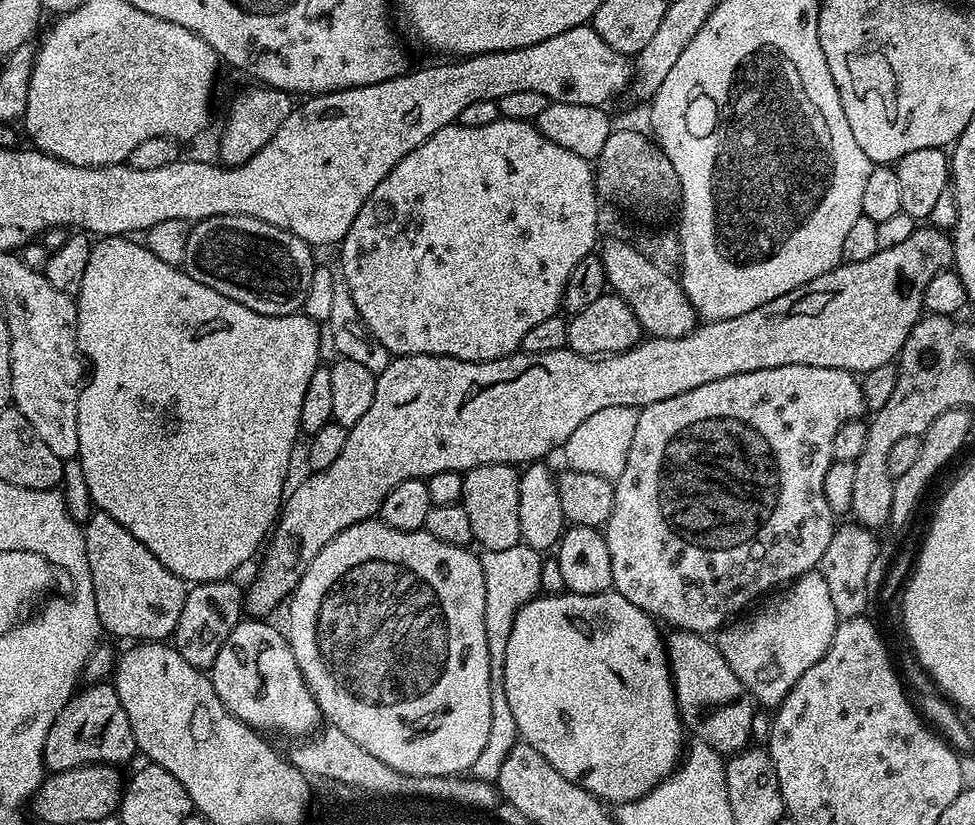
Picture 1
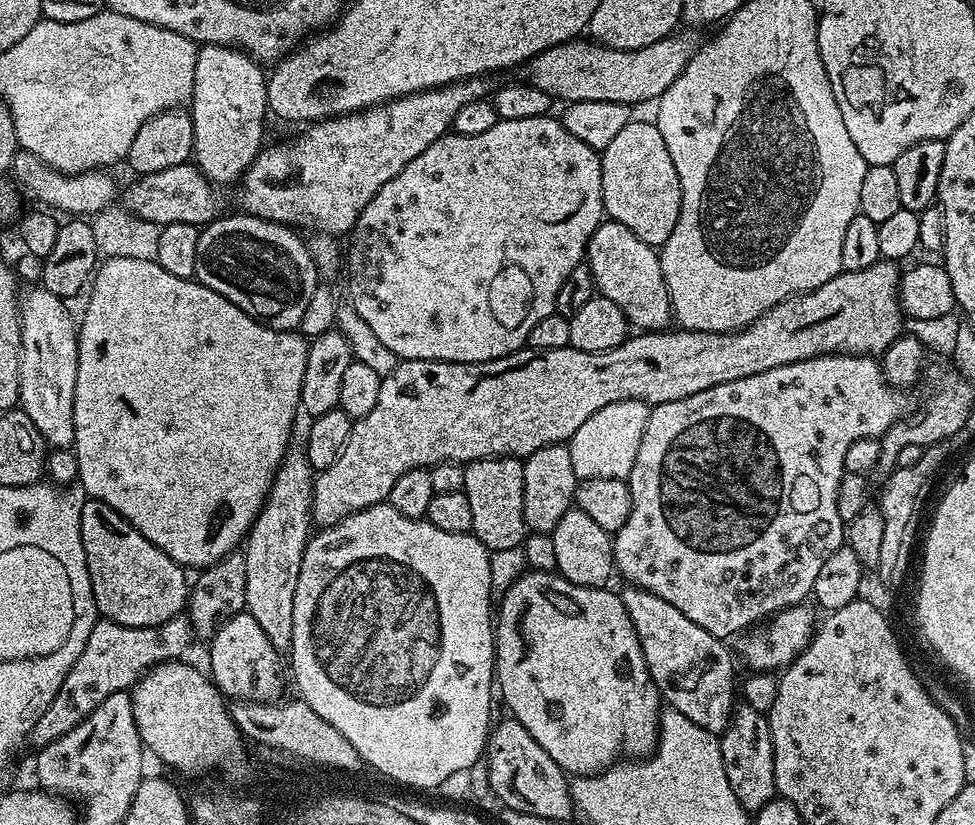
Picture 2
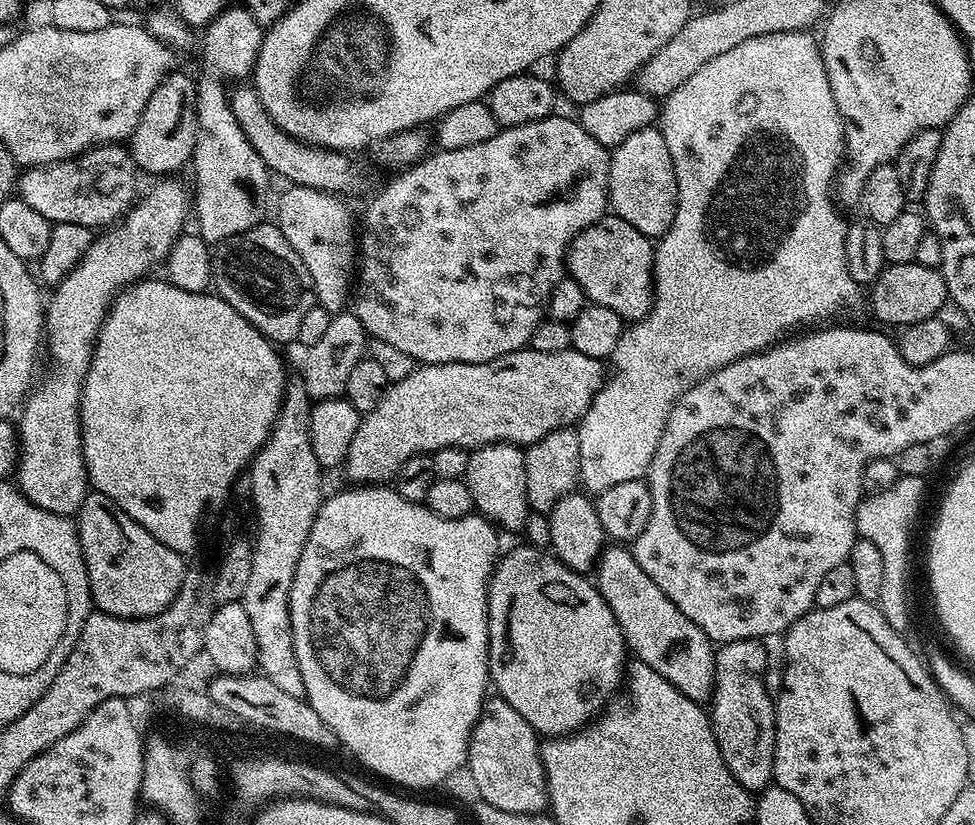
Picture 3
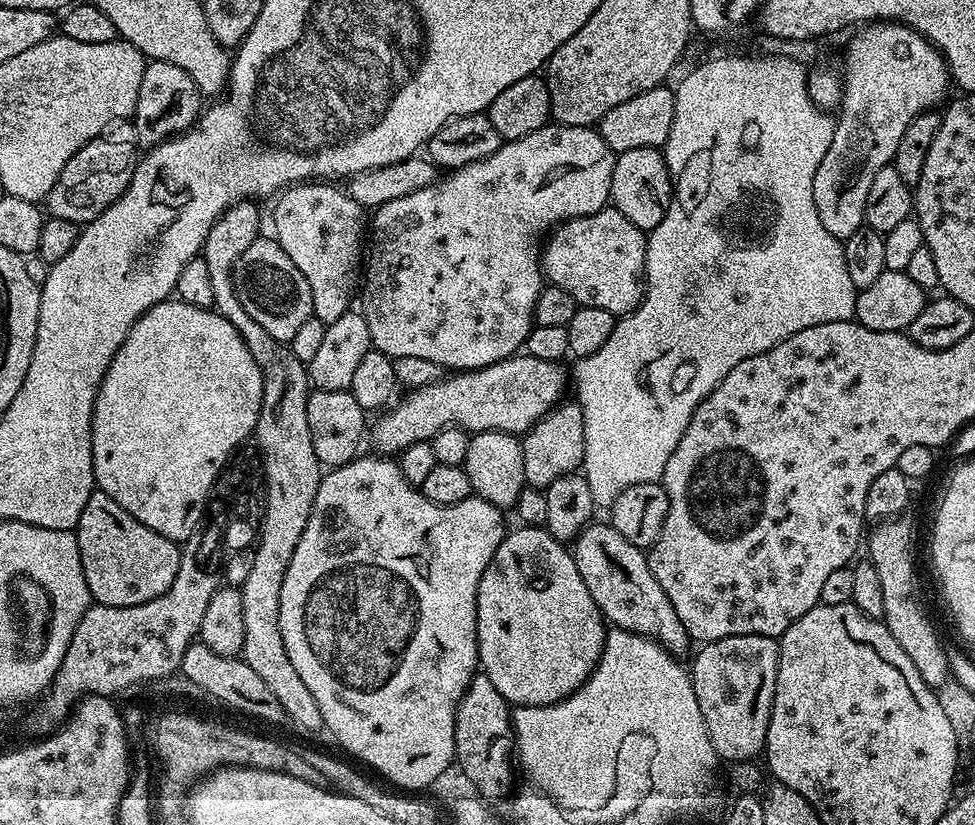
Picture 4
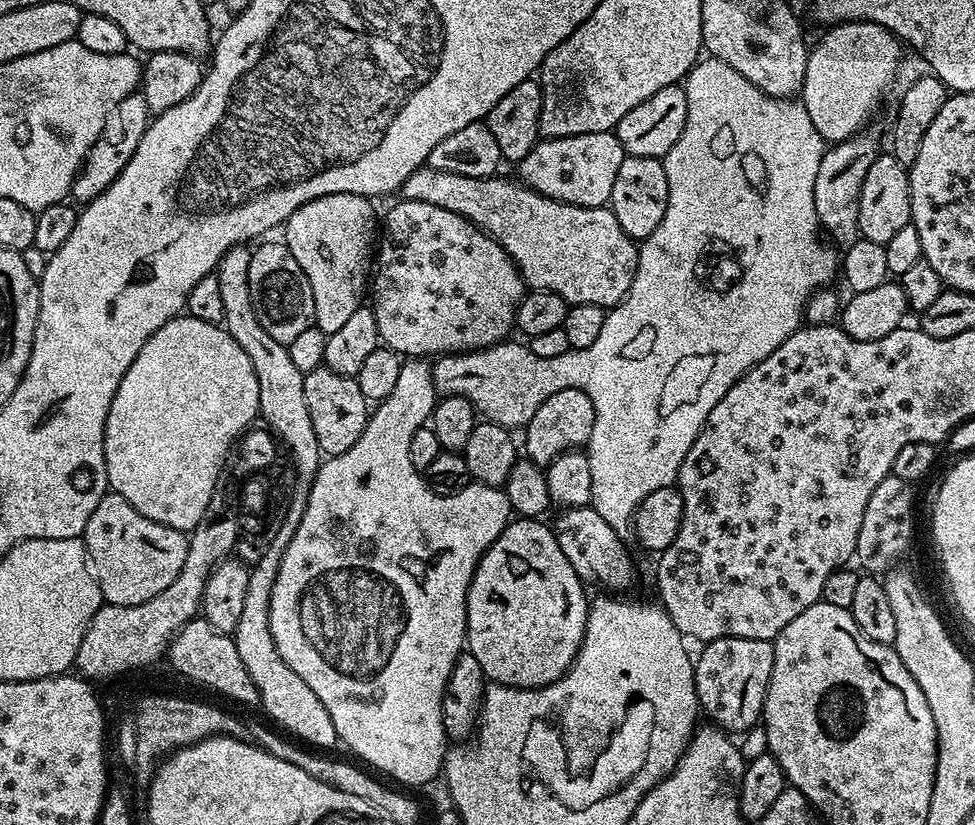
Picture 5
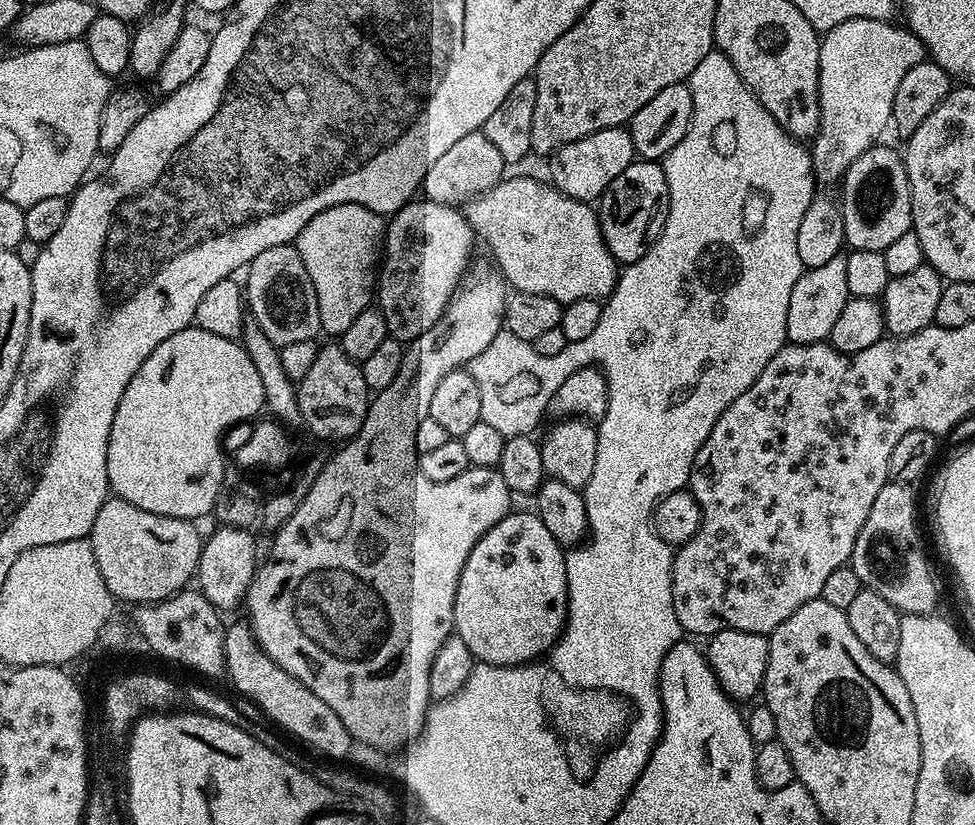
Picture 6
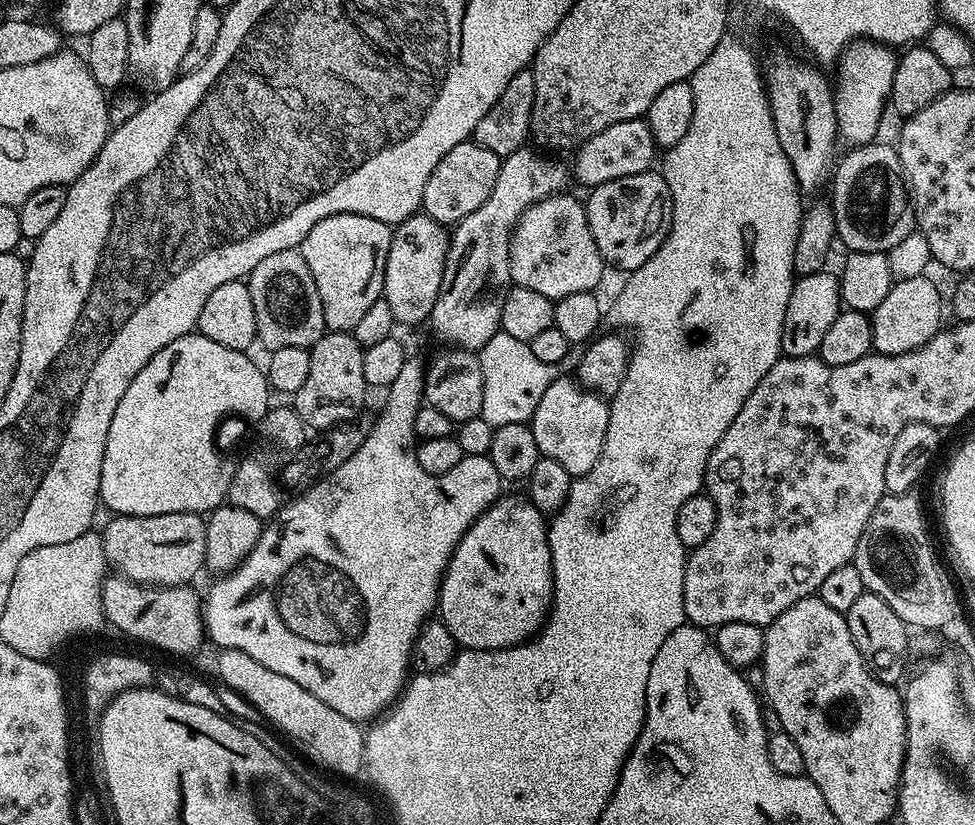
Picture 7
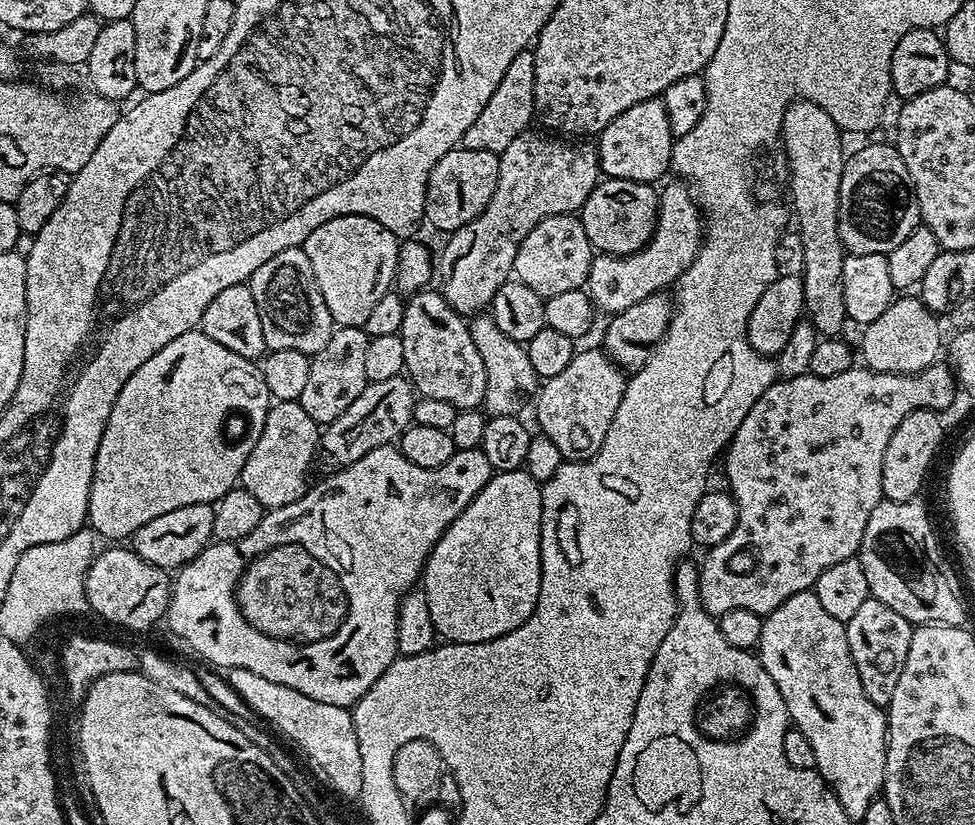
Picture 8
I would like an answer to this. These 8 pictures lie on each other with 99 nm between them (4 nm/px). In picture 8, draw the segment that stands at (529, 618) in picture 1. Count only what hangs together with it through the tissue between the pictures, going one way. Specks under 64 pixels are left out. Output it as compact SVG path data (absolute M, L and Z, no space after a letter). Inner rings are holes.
M523 468L513 472L496 472L478 490L478 494L454 518L454 522L442 534L442 538L428 555L422 573L422 591L426 594L426 606L430 606L430 618L436 627L437 637L453 644L481 644L490 642L510 630L518 630L538 602L542 582L542 484Z

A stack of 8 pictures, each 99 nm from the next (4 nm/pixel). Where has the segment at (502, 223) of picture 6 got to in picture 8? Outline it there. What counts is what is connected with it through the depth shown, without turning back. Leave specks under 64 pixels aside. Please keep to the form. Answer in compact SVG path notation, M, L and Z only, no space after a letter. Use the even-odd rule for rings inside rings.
M558 214L542 218L518 246L512 271L515 279L520 280L530 290L545 298L554 294L563 294L566 290L578 290L588 283L590 266L594 259L594 249L579 215Z

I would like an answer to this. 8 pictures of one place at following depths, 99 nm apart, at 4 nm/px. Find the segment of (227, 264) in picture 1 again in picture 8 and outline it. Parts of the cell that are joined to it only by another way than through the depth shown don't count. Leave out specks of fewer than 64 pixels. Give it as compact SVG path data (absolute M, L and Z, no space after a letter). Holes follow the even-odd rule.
M303 247L282 250L282 254L274 254L270 262L262 262L258 270L254 270L250 281L254 294L254 302L258 302L258 318L262 318L262 334L266 338L268 350L302 350L312 357L322 350L326 342L330 342L334 325L330 310L326 310L326 298L322 298L322 290L318 290L318 278L314 278L314 266L310 266L310 258L306 258Z

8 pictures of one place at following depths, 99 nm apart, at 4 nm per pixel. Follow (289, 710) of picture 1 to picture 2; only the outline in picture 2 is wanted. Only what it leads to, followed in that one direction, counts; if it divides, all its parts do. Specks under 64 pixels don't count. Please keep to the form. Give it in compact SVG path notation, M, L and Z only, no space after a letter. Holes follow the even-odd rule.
M246 610L230 618L210 641L208 652L210 679L225 697L236 702L276 702L285 695L286 664L282 653L262 634L262 626Z

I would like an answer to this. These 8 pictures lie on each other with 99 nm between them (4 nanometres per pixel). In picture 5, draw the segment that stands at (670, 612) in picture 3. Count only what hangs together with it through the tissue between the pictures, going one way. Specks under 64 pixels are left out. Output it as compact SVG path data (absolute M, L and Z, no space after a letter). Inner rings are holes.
M591 506L583 508L566 508L559 513L561 516L554 523L554 531L558 538L558 546L562 546L562 554L574 566L576 573L585 585L597 584L597 589L607 590L612 594L620 594L636 580L636 564L623 544L621 533L616 532Z

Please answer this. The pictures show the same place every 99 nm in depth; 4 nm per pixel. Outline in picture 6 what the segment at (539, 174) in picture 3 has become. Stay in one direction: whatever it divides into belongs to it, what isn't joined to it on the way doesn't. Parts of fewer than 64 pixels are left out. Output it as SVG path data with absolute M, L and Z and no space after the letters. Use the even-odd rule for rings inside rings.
M627 127L598 130L586 138L578 138L574 142L564 144L557 152L553 152L547 161L547 179L552 187L557 188L564 196L596 202L608 189L610 182L614 182L614 178L618 178L618 174L622 174L622 170L626 170L626 166L630 166L635 159L637 154ZM427 198L409 200L387 221L382 245L382 267L378 272L378 311L386 318L391 339L401 342L417 340L426 330L430 330L434 322L438 322L473 263L472 240L472 227L459 207L439 204Z

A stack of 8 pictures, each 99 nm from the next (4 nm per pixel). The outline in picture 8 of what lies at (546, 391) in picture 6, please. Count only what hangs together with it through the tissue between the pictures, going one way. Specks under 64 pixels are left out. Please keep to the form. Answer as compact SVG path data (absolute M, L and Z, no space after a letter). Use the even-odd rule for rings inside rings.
M477 314L471 317L470 327L474 345L478 348L483 365L486 366L486 394L483 407L492 416L510 416L519 413L521 411L519 409L520 399L528 391L530 391L529 393L533 391L538 380L535 370L530 366L527 347L506 338L506 334L502 334L502 330L498 330L491 315Z

